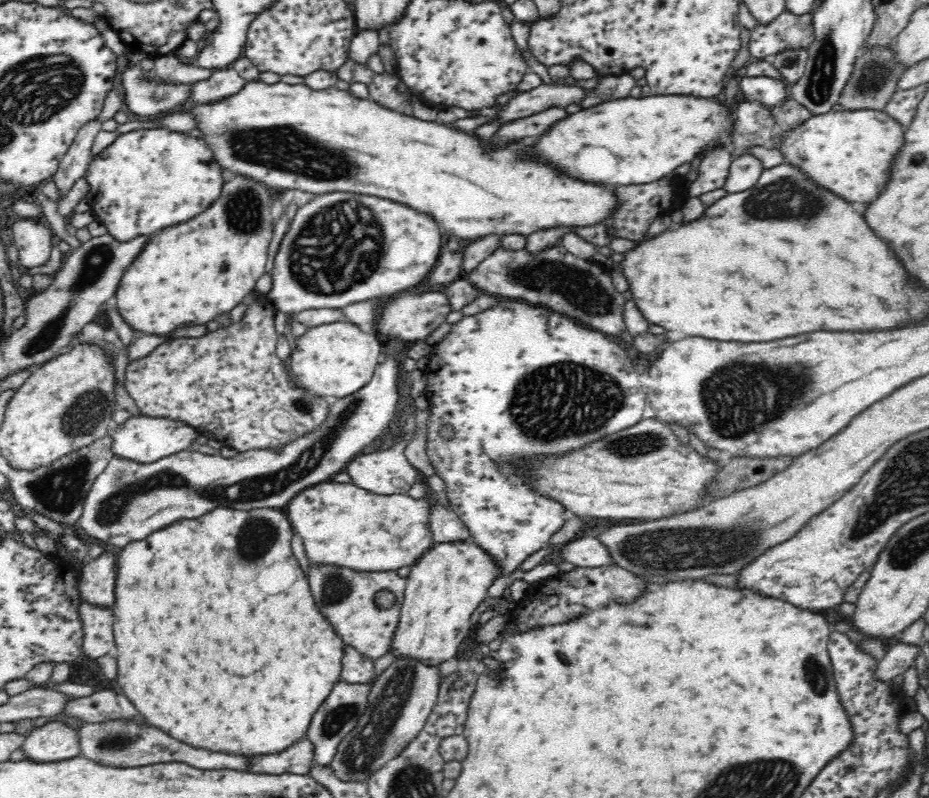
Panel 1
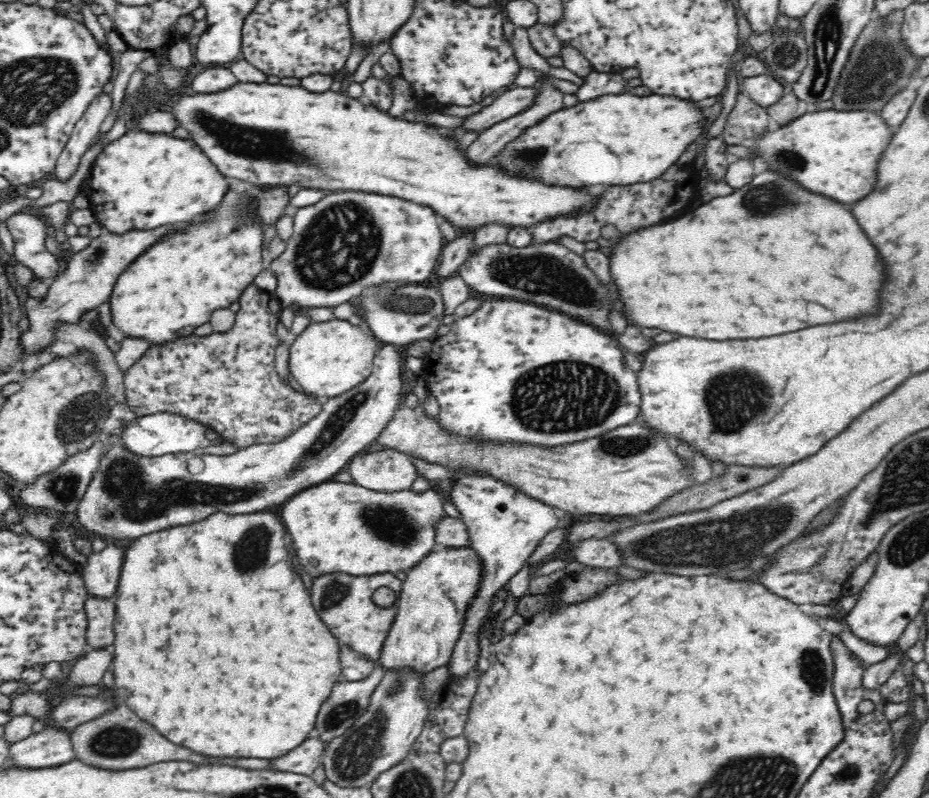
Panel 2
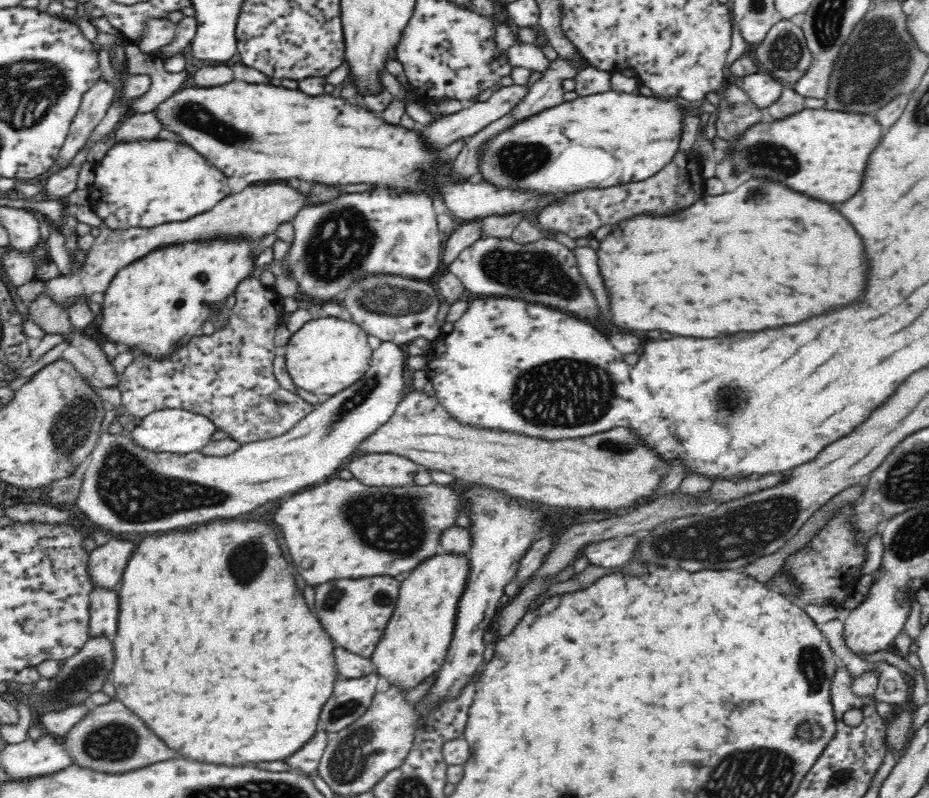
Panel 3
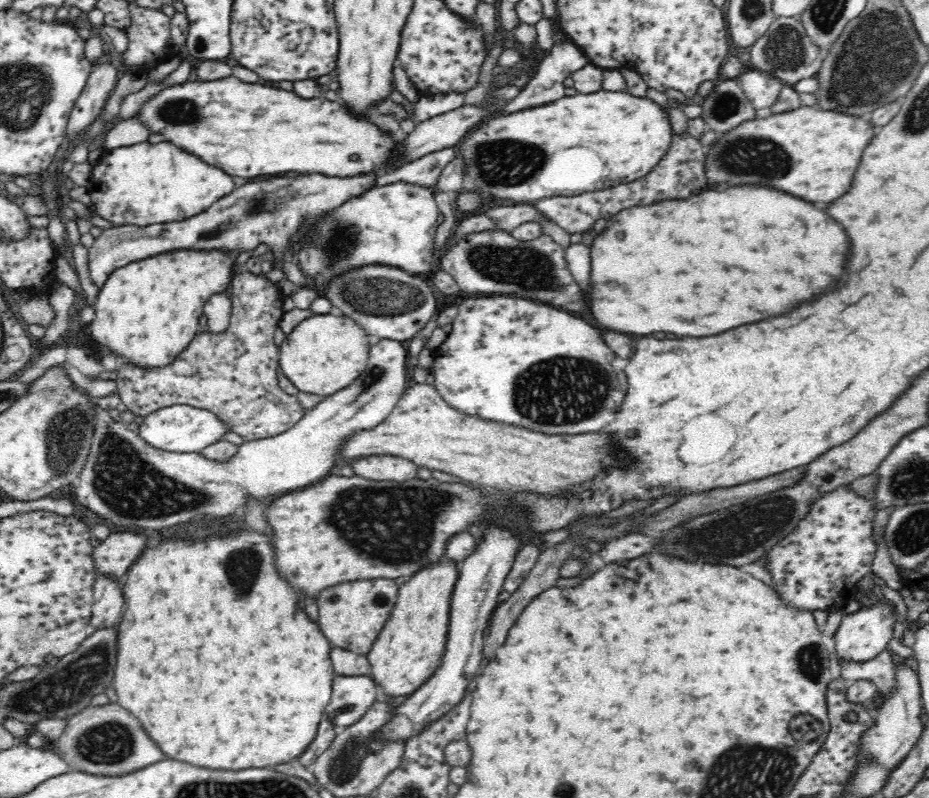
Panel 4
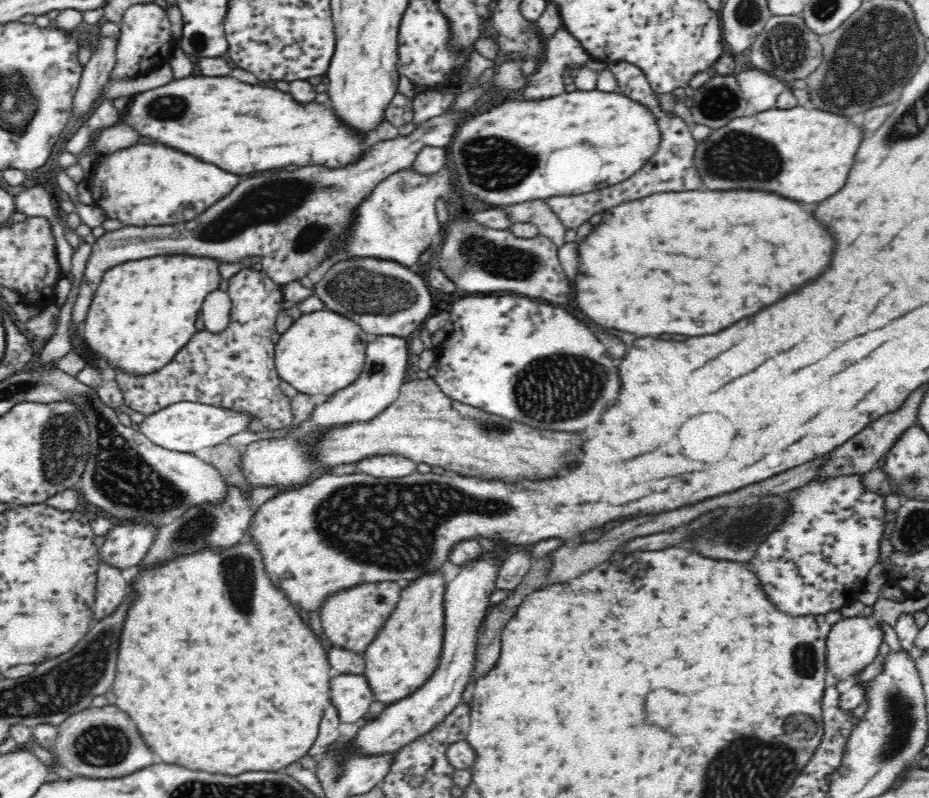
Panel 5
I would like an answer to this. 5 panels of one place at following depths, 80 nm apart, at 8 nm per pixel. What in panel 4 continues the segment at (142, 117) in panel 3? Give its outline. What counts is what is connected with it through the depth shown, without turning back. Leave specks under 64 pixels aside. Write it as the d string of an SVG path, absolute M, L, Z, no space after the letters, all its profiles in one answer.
M137 115L128 119L116 119L116 126L106 134L102 146L109 150L146 142L148 138L150 138L150 128L144 126L140 116Z

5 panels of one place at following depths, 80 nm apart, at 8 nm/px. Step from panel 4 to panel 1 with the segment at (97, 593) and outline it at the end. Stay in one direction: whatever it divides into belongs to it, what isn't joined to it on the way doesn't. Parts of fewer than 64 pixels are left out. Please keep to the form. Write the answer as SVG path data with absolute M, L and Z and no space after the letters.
M81 603L78 613L82 621L84 658L96 662L101 656L114 654L113 610Z

